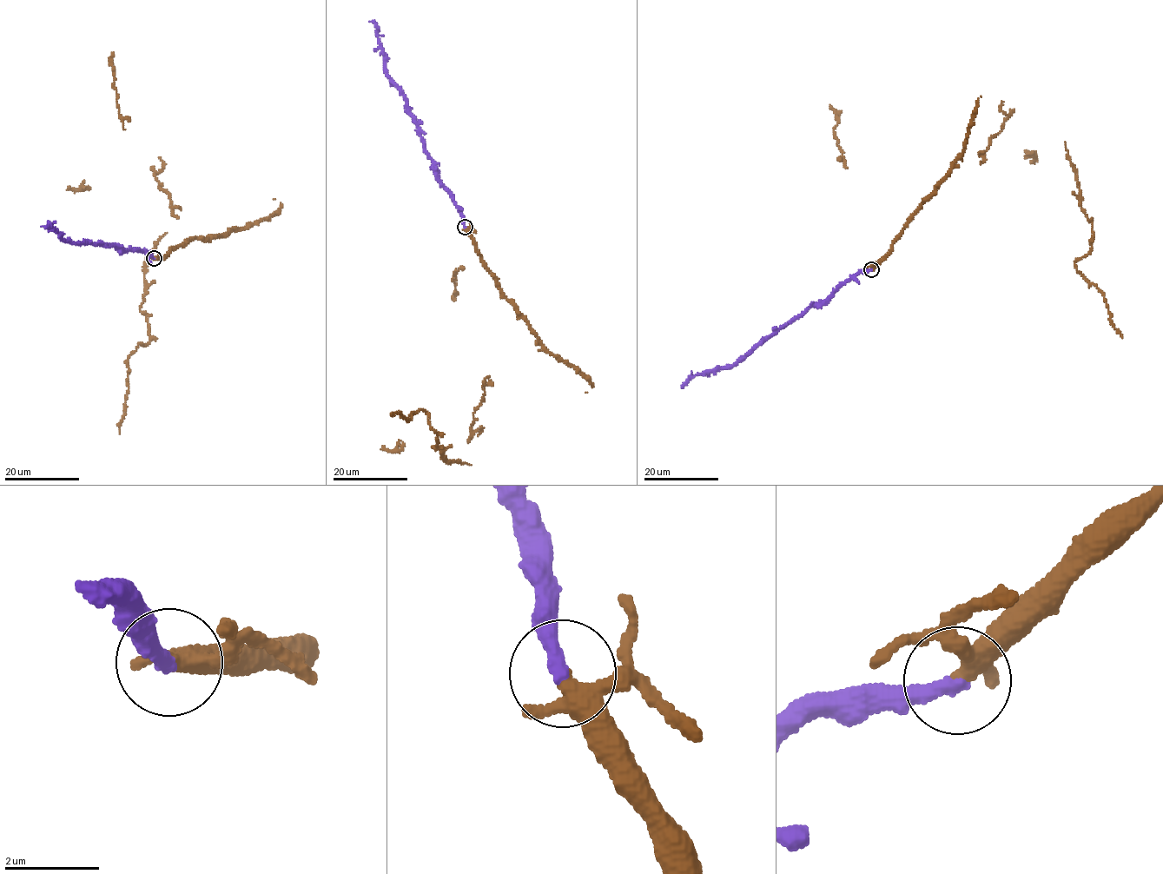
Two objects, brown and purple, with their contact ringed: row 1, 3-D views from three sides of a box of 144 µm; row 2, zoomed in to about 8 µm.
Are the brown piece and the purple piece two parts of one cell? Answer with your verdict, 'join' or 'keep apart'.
join

